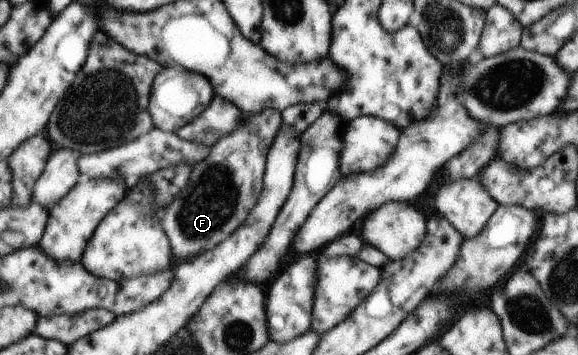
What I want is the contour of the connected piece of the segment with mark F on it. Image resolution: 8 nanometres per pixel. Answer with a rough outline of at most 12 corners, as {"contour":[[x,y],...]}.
{"contour":[[277,110],[247,116],[161,211],[176,263],[212,251],[261,196]]}

